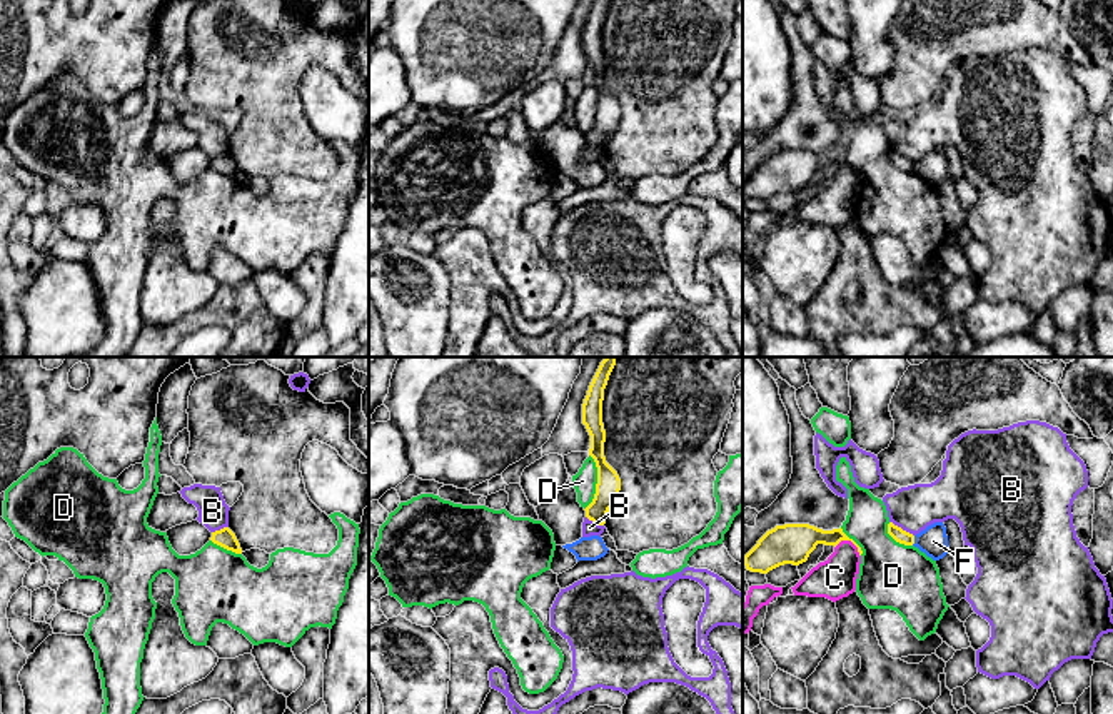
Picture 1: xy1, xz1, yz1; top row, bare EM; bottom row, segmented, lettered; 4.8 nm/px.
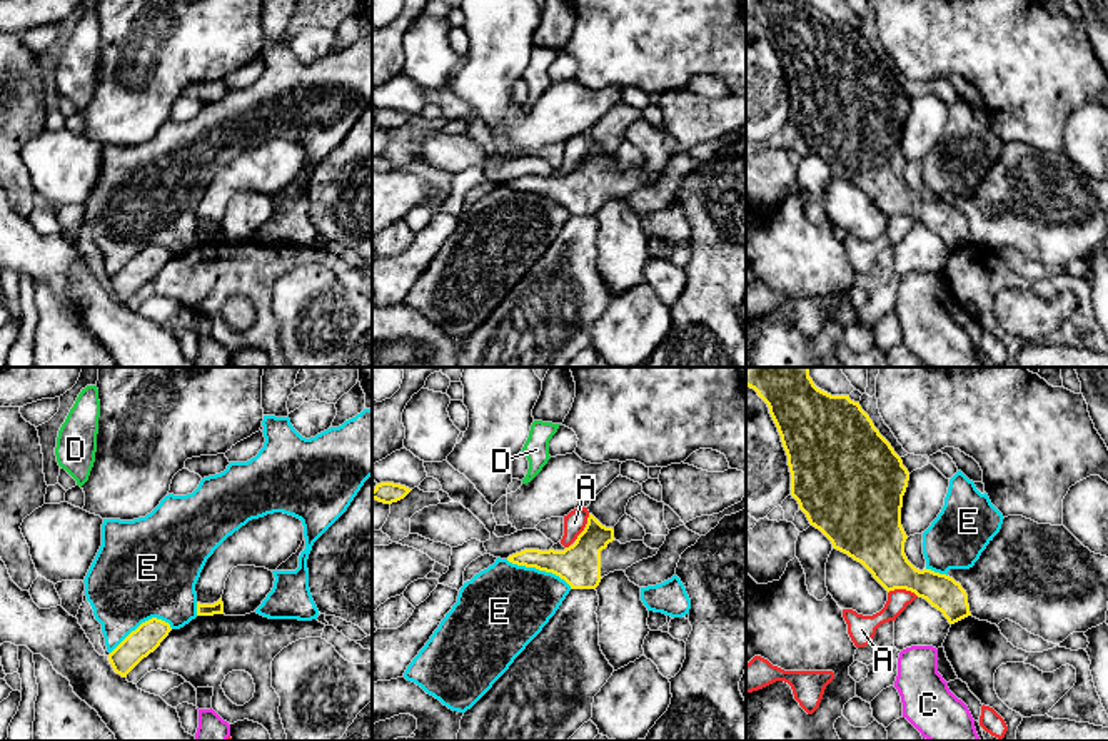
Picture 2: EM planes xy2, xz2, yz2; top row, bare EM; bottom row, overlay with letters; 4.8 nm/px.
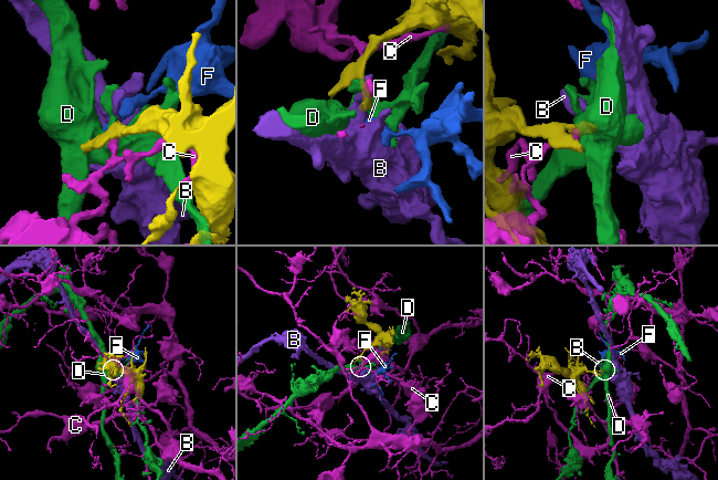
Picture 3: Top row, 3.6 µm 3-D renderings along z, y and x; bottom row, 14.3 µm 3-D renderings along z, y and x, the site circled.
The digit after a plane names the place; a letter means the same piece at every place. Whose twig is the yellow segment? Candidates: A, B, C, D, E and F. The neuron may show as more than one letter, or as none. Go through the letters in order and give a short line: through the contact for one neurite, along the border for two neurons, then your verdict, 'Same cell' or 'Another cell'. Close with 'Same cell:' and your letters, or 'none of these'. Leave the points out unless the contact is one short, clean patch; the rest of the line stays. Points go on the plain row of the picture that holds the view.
A: Line: yz2 (888, 217), (910, 216), (918, 222). Another cell
B: Line: yz1 (890, 147), (913, 162). Another cell
C: Another cell
D: Another cell
E: Another cell
F: Line: yz1 (915, 162), (911, 170). Another cell
Same cell: none of these

